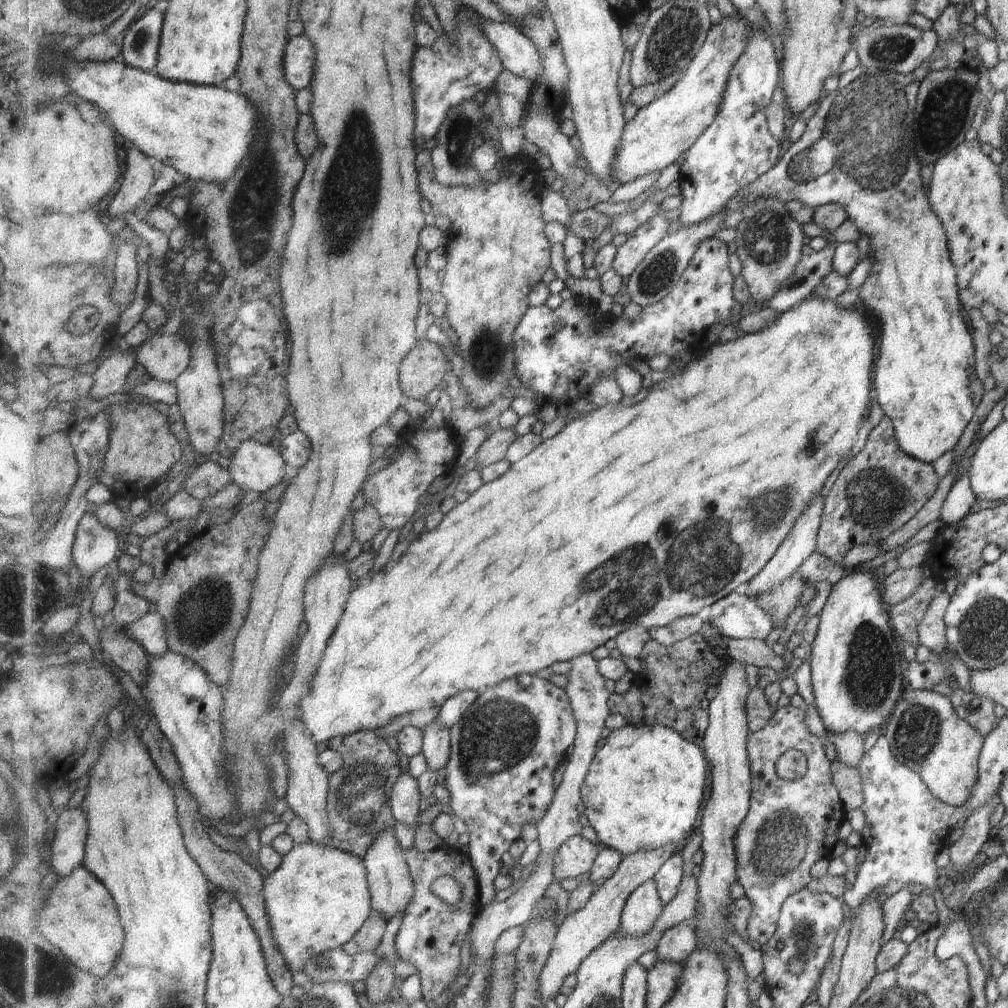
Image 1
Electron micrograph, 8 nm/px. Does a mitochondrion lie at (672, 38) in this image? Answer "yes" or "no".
yes

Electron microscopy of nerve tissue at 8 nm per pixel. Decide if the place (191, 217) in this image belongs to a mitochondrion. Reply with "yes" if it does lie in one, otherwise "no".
no

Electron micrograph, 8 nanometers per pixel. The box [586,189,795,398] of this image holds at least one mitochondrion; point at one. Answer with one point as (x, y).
(658, 273)

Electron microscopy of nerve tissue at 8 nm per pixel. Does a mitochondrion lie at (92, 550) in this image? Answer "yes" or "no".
no

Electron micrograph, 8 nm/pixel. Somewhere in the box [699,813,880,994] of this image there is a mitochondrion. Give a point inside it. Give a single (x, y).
(803, 929)

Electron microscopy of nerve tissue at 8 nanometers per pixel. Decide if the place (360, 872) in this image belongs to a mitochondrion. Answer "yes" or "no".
no

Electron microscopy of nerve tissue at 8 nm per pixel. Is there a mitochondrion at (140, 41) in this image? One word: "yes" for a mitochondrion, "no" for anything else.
yes

